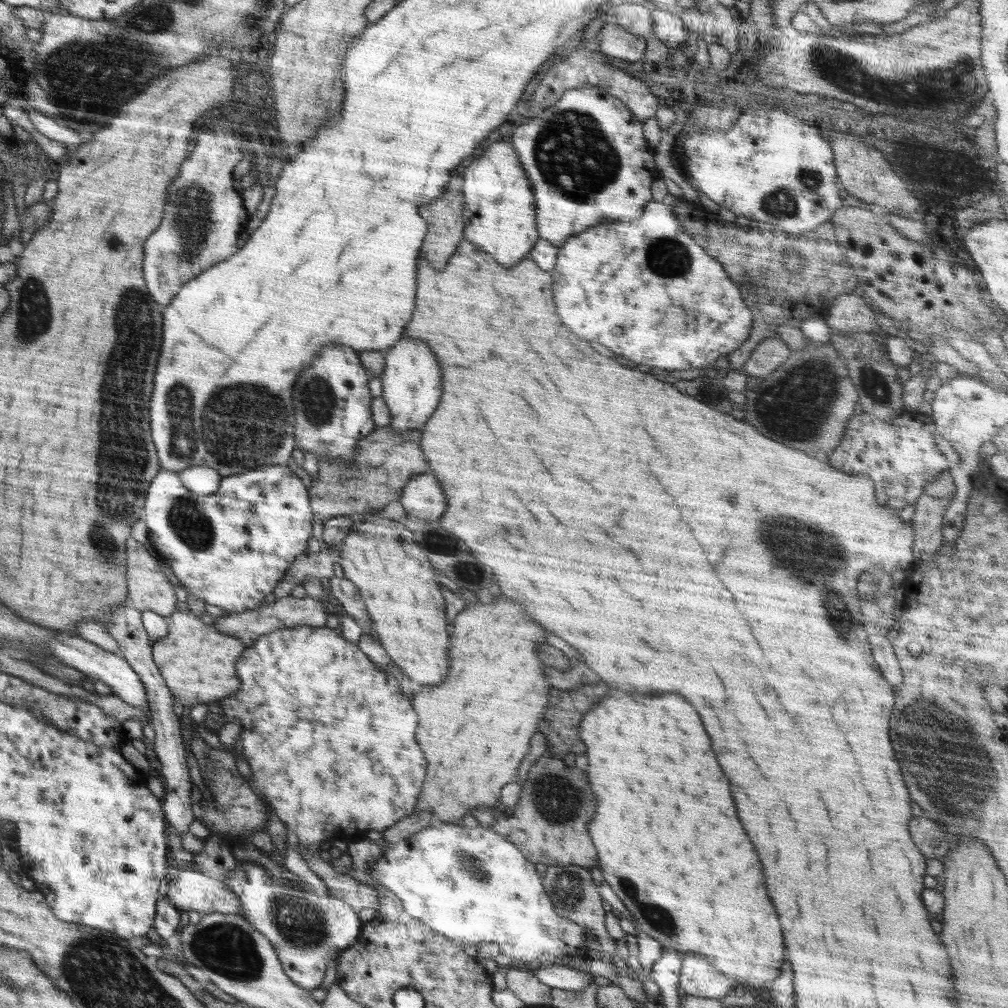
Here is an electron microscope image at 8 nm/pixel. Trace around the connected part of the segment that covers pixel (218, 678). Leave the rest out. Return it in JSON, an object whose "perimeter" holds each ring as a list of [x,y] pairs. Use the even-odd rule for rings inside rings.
{"perimeter":[[[176,612],[171,616],[164,617],[168,624],[168,635],[161,640],[152,642],[154,649],[155,664],[158,667],[166,686],[172,693],[173,701],[178,701],[182,705],[182,710],[186,711],[197,704],[205,704],[210,700],[226,698],[240,690],[240,677],[234,676],[234,662],[242,656],[246,646],[235,637],[226,636],[223,632],[214,629],[212,625],[204,623],[200,617],[189,612]]]}

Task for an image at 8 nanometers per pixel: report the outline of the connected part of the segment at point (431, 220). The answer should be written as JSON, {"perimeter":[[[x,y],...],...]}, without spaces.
{"perimeter":[[[454,170],[452,174],[454,178],[450,180],[450,186],[448,190],[444,192],[444,196],[440,200],[436,200],[434,204],[428,204],[428,206],[420,206],[418,212],[420,216],[427,223],[427,233],[424,237],[424,246],[420,250],[420,254],[430,262],[432,268],[436,270],[442,270],[448,262],[448,258],[452,258],[452,254],[456,252],[460,240],[462,240],[464,229],[464,217],[465,211],[464,195],[462,195],[462,176],[460,170]]]}

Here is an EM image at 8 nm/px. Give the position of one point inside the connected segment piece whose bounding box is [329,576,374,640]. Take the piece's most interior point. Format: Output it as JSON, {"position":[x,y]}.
{"position":[349,600]}

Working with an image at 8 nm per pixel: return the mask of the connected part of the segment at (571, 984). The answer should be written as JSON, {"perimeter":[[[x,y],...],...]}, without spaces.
{"perimeter":[[[554,965],[548,966],[548,968],[539,967],[532,970],[532,972],[542,984],[546,984],[551,989],[578,992],[578,990],[584,990],[588,984],[596,982],[592,973],[576,970],[568,965]]]}

